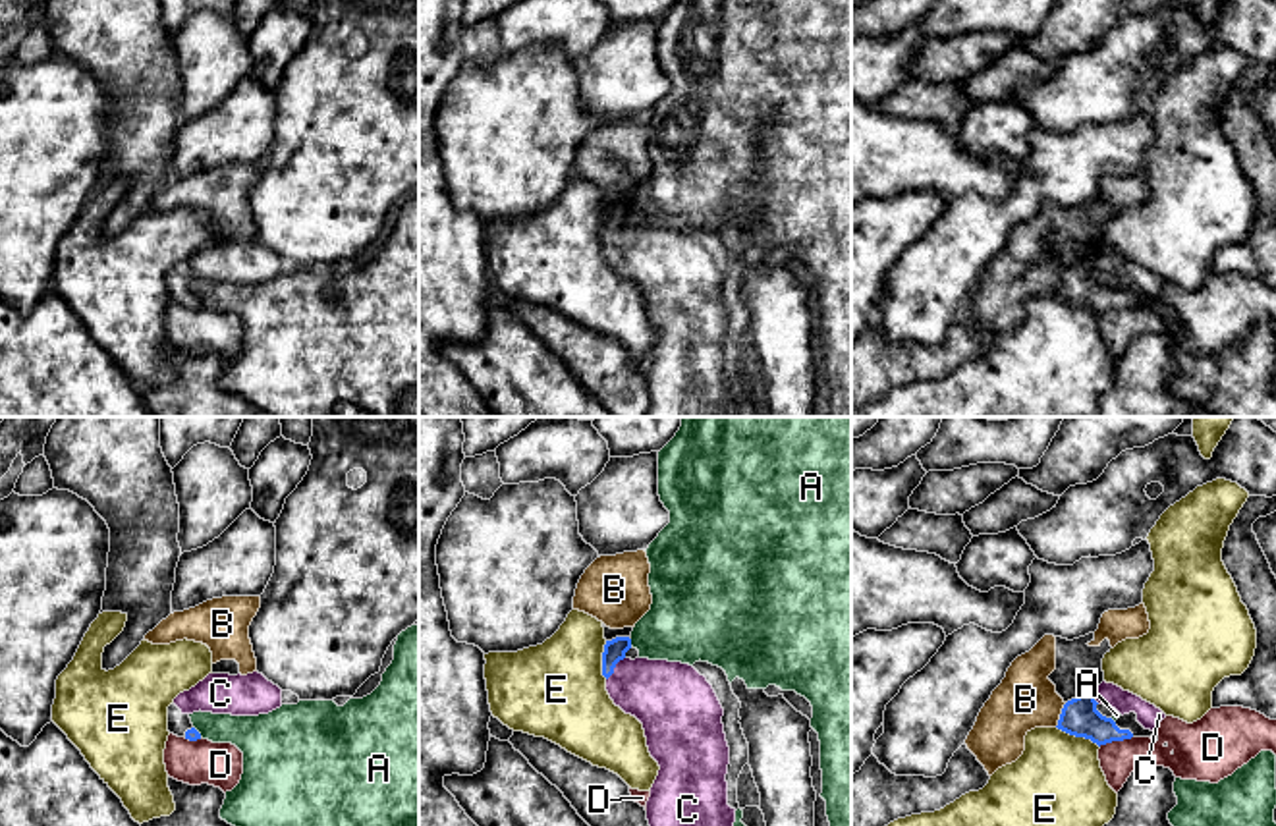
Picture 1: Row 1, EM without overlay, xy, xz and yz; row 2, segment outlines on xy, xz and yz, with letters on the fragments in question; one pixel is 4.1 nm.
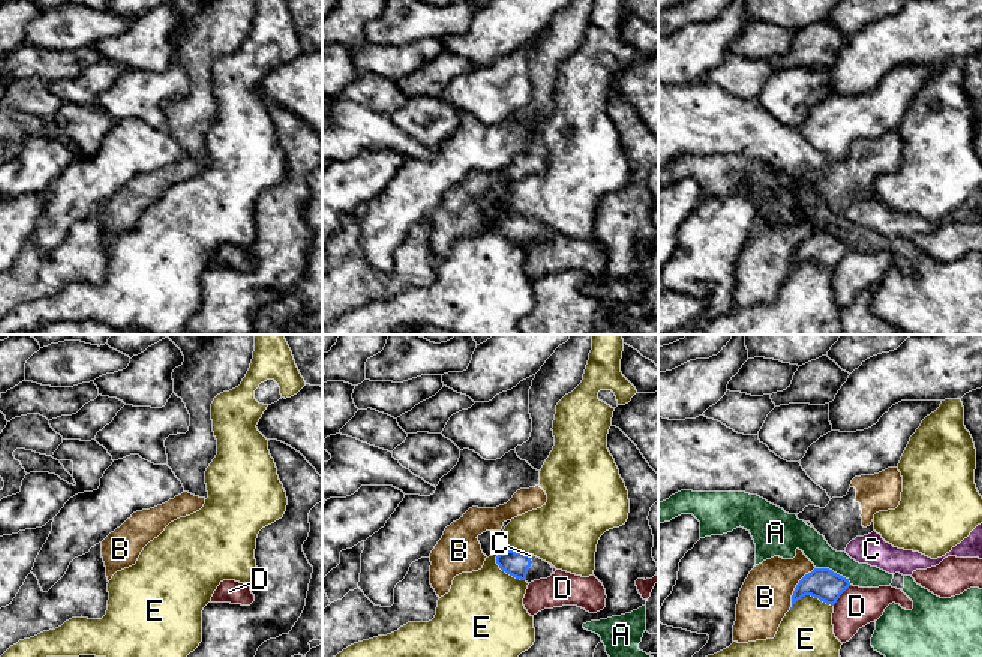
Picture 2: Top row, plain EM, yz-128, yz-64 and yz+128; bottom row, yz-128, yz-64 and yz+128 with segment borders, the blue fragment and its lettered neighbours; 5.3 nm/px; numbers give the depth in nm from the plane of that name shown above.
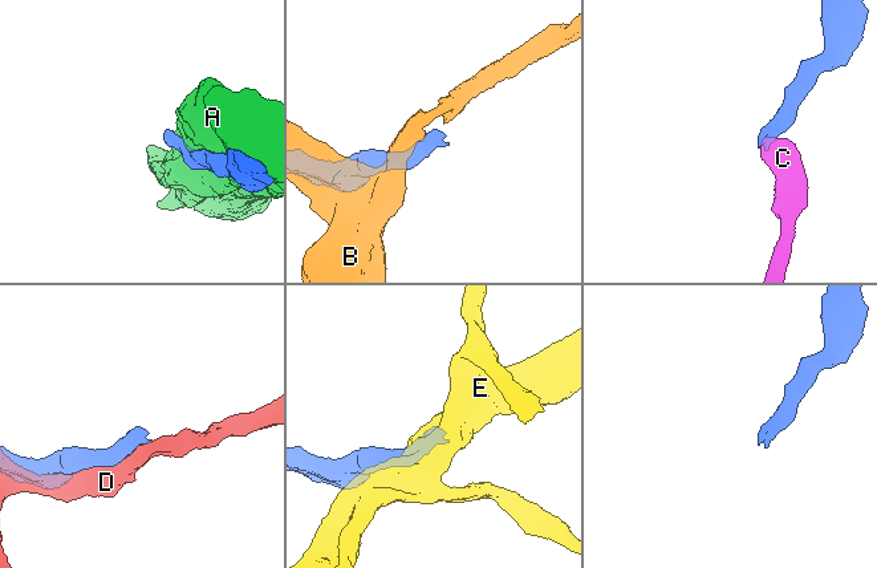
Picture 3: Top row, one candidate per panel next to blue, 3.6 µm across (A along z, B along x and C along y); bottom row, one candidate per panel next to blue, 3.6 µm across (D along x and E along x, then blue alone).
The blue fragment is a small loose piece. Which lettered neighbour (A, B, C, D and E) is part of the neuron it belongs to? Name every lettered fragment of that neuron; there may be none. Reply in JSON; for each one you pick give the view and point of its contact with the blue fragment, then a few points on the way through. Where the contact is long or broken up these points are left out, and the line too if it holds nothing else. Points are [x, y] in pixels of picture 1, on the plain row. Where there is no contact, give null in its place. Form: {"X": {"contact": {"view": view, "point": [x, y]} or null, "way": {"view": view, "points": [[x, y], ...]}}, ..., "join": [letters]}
{"C": {"contact": {"view": "xz", "point": [614, 234]}, "way": {"view": "xz", "points": [[614, 219], [614, 234], [634, 253], [665, 265]]}}, "join": ["C"]}

